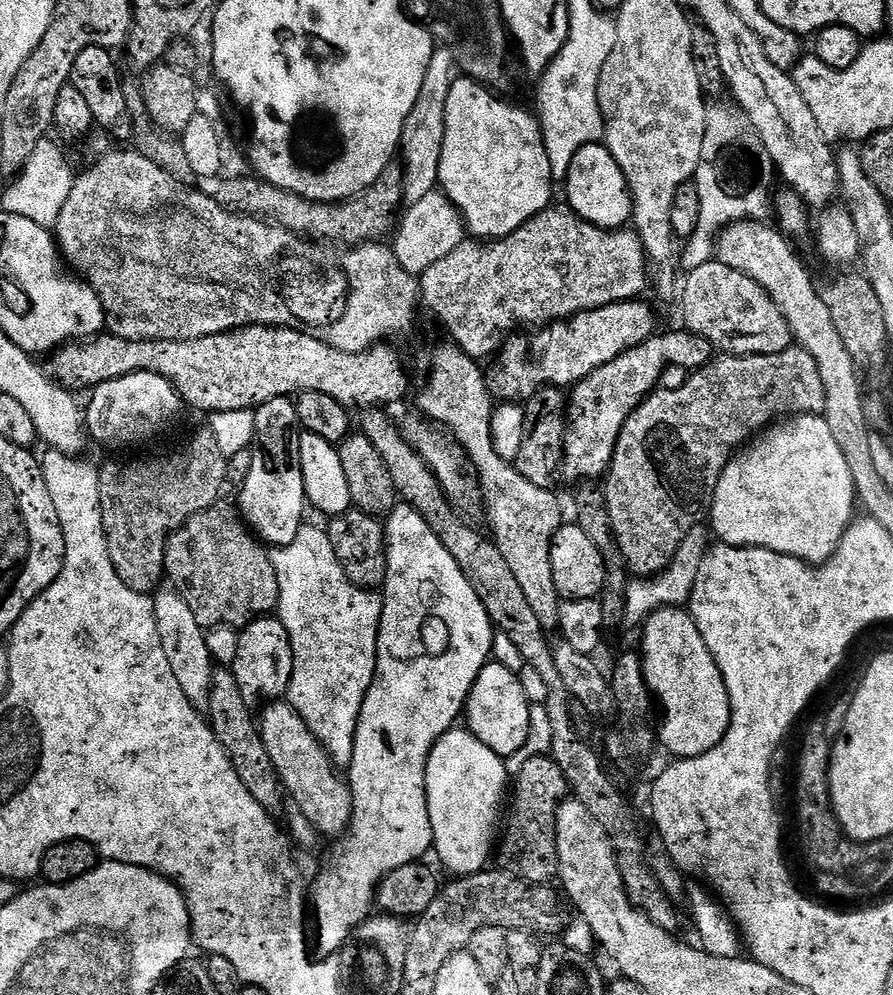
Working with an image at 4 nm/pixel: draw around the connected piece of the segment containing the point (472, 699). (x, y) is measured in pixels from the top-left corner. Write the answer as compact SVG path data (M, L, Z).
M485 664L474 682L472 692L468 695L467 731L475 734L486 746L490 746L494 754L507 758L518 754L526 744L527 736L531 733L533 715L533 705L528 703L526 690L522 690L519 675L515 671L511 672L504 664Z

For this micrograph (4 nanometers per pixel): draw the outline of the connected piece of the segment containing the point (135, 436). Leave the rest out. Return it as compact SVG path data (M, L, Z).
M130 374L91 389L92 401L86 404L86 432L108 448L132 448L160 436L176 420L182 401L175 386L158 374Z

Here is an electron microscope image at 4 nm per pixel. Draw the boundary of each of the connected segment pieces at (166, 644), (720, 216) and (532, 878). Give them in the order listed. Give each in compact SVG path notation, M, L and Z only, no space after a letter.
M160 590L154 596L154 612L156 625L162 638L162 650L166 650L166 658L170 658L170 670L174 670L174 678L182 686L182 692L194 707L207 709L212 693L212 674L214 661L207 645L207 631L194 618L194 610L186 606L186 602L175 590Z
M712 102L708 104L706 114L706 138L702 138L702 158L698 162L694 181L701 202L701 214L698 219L697 229L692 237L686 240L682 248L682 268L685 273L693 272L698 266L713 263L716 245L720 233L731 224L737 224L739 220L767 221L774 212L774 191L772 187L778 184L778 173L775 164L772 163L770 154L762 142L762 138L756 133L756 128L750 122L750 118L735 103L720 104L724 102Z
M551 755L530 758L521 766L521 772L514 776L514 791L510 796L512 817L509 820L507 817L506 820L508 833L505 836L503 833L498 844L499 867L503 871L535 884L546 884L557 879L560 859L556 845L556 819L560 805L569 799L569 796L566 774Z

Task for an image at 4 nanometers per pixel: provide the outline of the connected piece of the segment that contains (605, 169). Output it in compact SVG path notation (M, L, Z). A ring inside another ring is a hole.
M603 143L582 146L582 150L574 154L574 162L570 162L568 177L563 180L562 188L568 195L567 207L596 228L620 230L631 221L632 195L628 179L626 174L622 174L622 166L614 162L614 154L610 154Z

